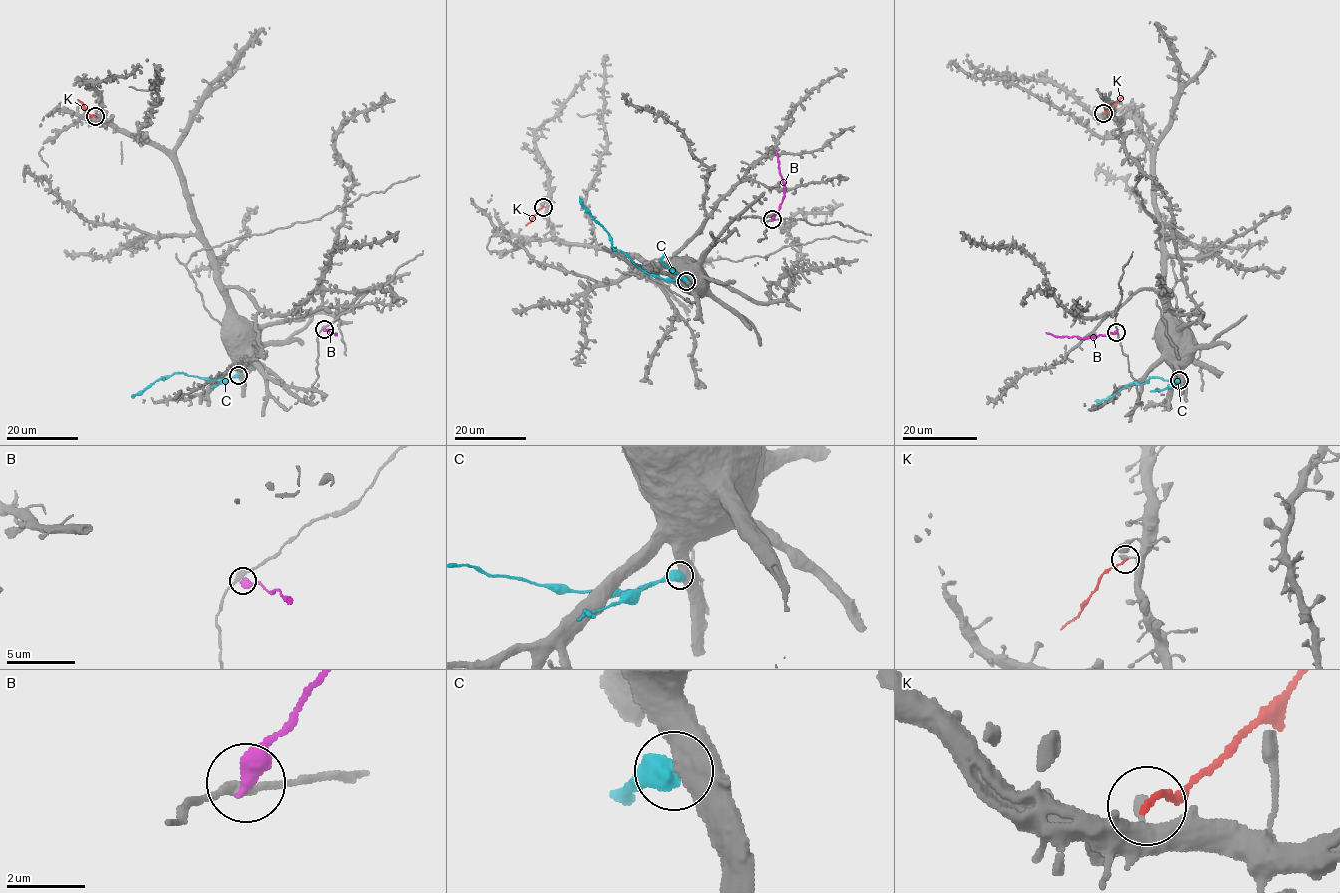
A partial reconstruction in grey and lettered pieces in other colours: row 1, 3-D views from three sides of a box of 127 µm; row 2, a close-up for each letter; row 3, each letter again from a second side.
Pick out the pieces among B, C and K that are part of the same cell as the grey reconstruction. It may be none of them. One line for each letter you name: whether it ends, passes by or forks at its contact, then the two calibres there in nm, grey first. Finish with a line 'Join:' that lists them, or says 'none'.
Join: none

